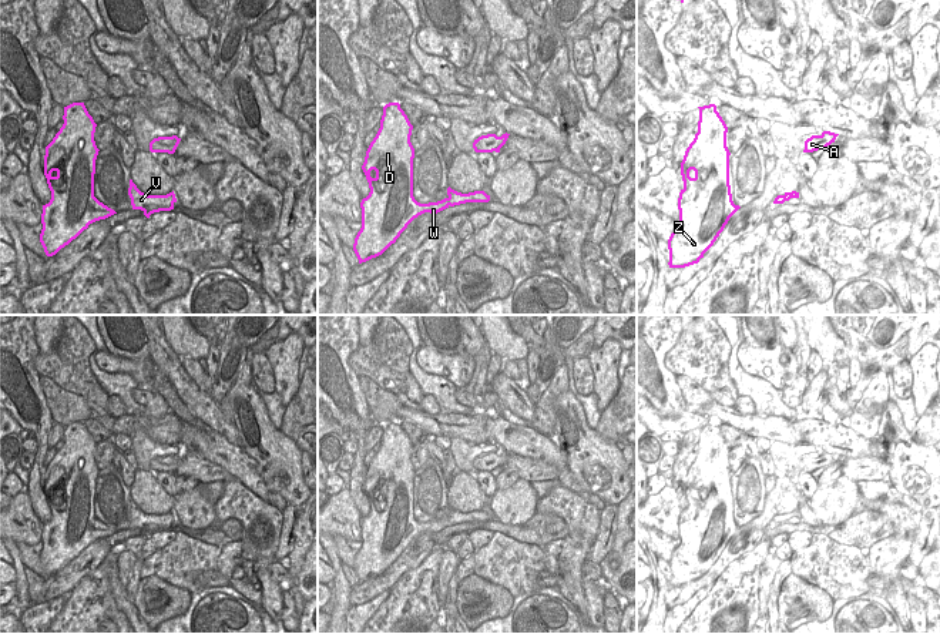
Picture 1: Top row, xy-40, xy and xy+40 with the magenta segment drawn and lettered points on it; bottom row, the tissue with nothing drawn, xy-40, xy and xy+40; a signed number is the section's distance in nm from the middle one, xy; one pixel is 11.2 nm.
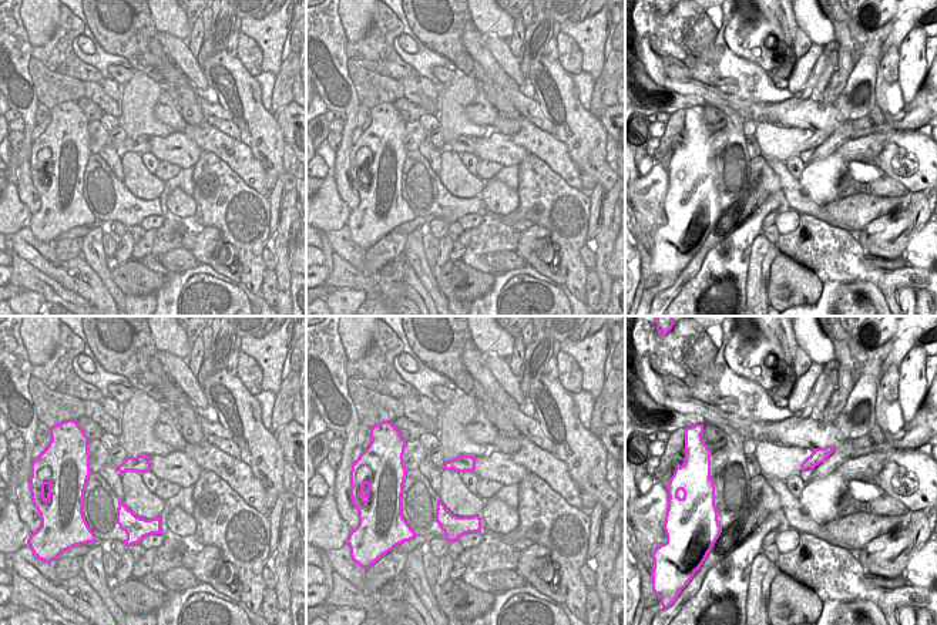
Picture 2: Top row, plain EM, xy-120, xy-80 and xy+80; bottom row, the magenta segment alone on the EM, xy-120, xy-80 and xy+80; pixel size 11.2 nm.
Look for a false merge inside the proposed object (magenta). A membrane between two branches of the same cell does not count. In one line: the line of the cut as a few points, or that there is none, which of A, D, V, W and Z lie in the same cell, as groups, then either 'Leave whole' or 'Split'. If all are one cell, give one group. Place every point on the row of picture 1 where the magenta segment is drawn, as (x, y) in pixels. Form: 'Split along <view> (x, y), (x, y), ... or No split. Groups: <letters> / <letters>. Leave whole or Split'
Split along xy (437, 201), (446, 207). Groups: A D W Z / V. Split.

